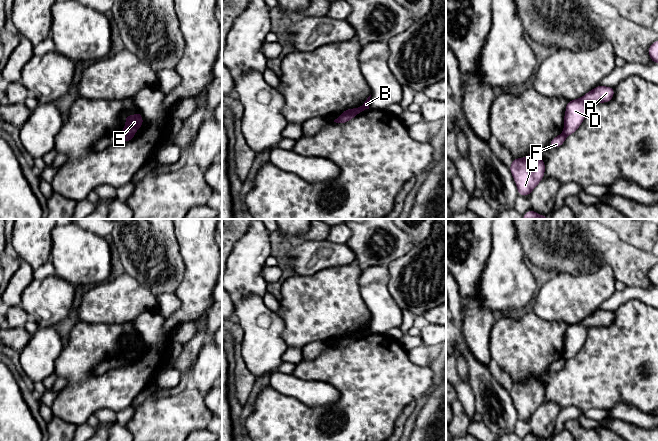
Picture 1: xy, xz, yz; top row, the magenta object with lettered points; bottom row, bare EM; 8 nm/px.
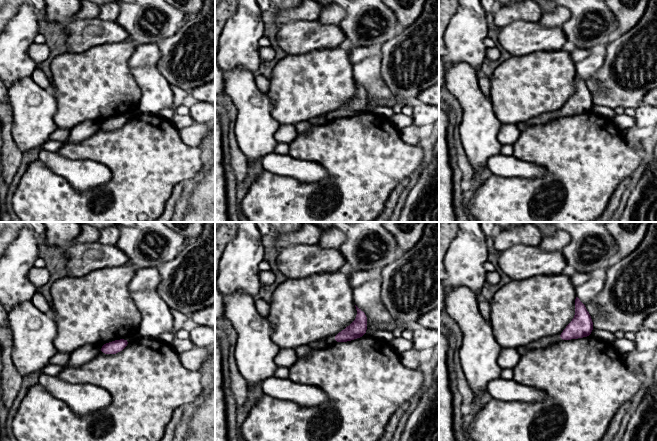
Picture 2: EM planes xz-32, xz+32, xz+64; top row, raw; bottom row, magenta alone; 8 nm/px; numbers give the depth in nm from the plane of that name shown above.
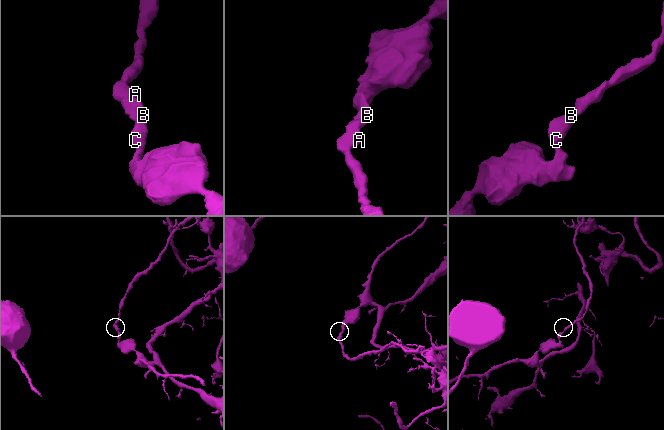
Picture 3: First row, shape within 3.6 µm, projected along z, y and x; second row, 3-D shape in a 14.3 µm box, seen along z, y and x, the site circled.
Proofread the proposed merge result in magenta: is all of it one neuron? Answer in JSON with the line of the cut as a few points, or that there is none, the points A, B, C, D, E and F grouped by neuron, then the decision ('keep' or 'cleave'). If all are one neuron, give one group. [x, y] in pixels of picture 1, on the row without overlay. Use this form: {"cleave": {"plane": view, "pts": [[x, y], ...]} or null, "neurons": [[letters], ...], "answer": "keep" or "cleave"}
{"cleave": {"plane": "xz", "pts": [[356, 337], [341, 338]]}, "neurons": [["A", "D", "E"], ["B", "C", "F"]], "answer": "cleave"}

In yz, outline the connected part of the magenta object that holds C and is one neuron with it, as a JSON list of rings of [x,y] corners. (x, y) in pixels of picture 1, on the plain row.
[[[536,377],[513,383],[509,391],[520,420],[528,420],[544,402],[545,387]]]

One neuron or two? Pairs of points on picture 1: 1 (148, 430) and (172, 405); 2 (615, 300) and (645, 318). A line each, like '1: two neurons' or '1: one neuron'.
1: one neuron
2: two neurons

